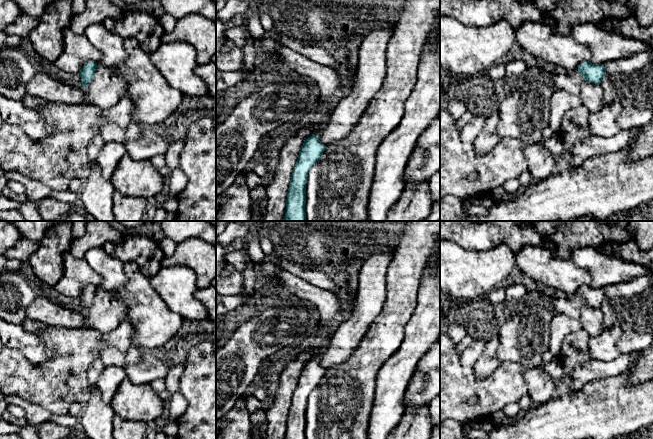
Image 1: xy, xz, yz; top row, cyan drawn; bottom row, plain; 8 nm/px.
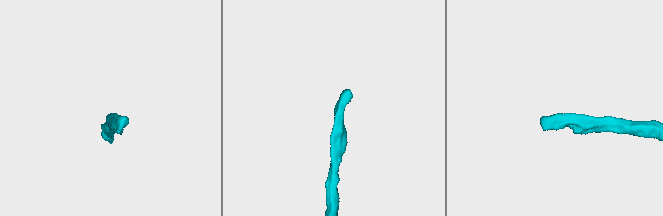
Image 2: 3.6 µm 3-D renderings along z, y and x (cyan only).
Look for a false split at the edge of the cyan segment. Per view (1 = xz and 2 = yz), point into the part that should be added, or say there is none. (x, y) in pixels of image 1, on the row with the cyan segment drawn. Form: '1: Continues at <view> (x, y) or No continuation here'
1: Continues at xz (318, 132)
2: Continues at yz (571, 81)

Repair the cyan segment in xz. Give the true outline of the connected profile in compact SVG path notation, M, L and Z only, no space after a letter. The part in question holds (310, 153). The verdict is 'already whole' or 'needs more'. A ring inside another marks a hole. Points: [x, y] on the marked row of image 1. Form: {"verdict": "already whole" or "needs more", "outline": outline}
{"verdict": "needs more", "outline": "M322 128L308 137L299 152L291 175L283 221L306 221L306 184L309 170L321 158L326 146L320 142Z"}

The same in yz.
{"verdict": "needs more", "outline": "M585 61L577 69L567 71L566 74L553 72L548 76L547 80L551 82L555 89L566 90L574 95L579 95L583 79L600 85L605 74L606 69L603 64L592 64L590 61Z"}

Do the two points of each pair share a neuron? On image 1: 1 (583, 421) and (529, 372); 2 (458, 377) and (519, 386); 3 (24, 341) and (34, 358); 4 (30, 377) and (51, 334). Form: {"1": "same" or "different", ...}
{"1": "different", "2": "same", "3": "same", "4": "same"}

